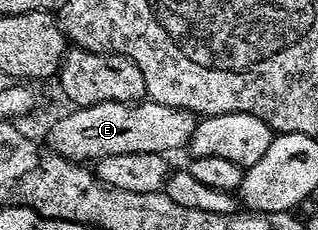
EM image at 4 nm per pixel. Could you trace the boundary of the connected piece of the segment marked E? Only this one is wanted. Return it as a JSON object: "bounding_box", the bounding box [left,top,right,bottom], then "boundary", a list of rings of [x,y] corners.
{"bounding_box":[47,100,197,163],"boundary":[[[151,100],[138,102],[103,102],[93,106],[82,106],[71,111],[73,114],[64,114],[52,126],[48,134],[47,145],[69,158],[72,162],[87,163],[87,158],[99,160],[106,156],[122,156],[126,152],[154,152],[167,155],[168,150],[184,150],[192,133],[196,131],[197,115],[191,114],[182,108],[170,108],[166,104],[158,104]]]}

